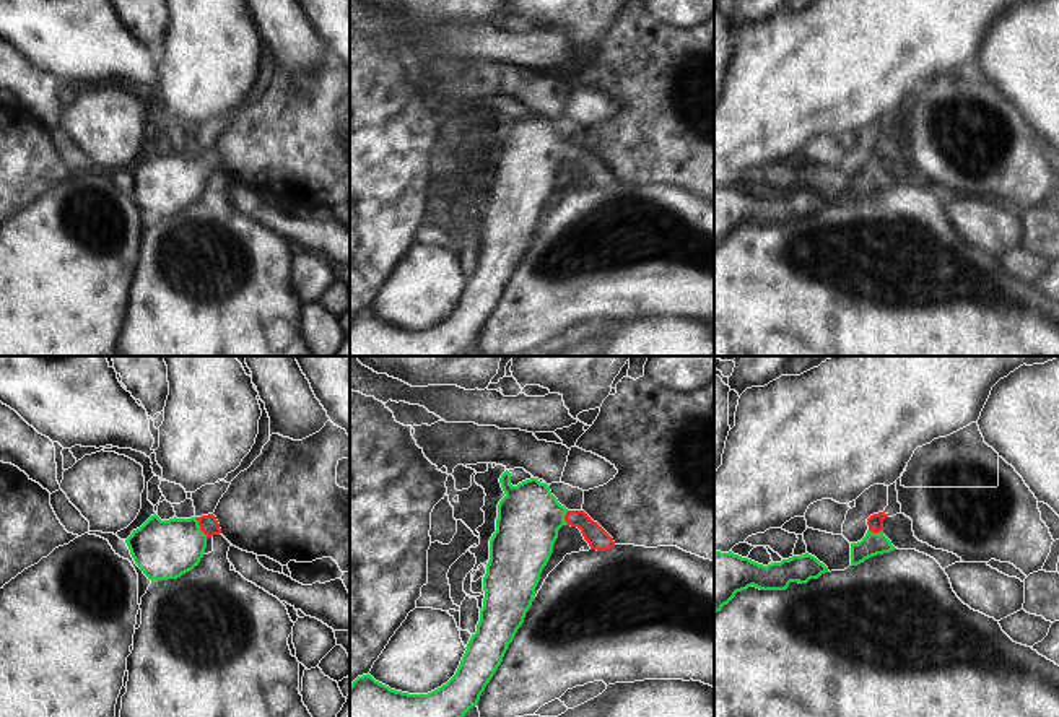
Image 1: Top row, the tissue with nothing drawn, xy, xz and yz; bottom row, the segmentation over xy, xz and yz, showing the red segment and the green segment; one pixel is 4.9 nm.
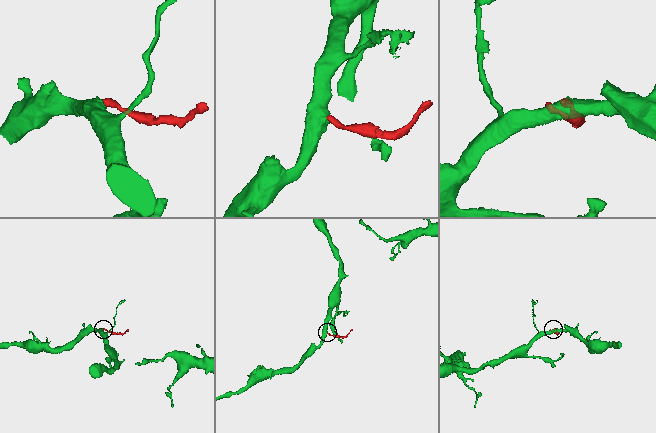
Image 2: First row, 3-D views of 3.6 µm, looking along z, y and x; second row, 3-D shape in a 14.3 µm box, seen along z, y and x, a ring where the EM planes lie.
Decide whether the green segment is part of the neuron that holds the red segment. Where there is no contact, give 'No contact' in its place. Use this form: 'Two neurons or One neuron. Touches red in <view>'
One neuron. Touches red in xy.

